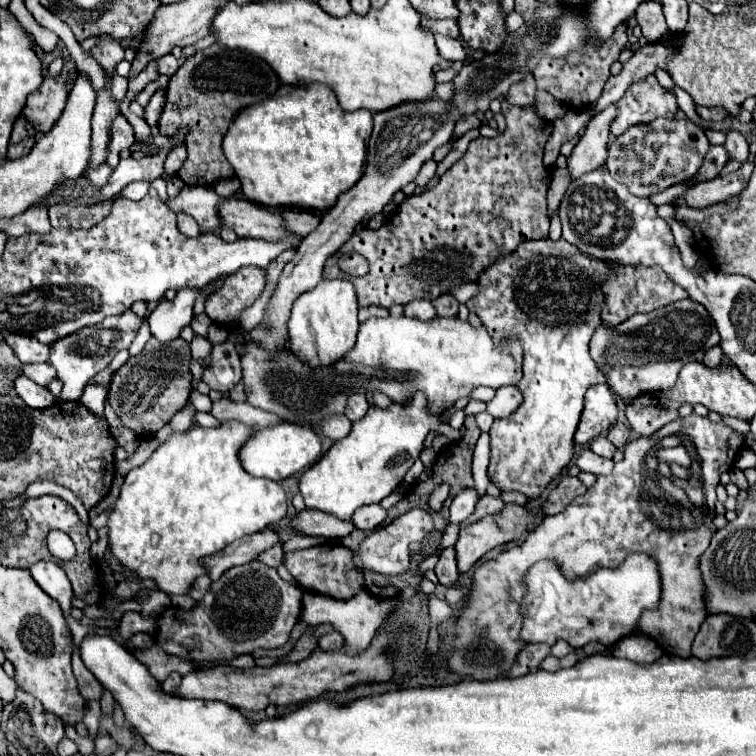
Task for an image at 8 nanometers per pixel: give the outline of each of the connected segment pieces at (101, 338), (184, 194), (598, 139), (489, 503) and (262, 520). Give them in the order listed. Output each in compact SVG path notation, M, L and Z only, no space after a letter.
M126 310L124 314L110 316L110 318L102 320L100 324L86 326L74 334L64 336L62 340L56 340L54 344L50 344L48 364L56 370L56 378L62 382L62 392L60 392L58 400L78 402L84 388L88 386L88 382L112 362L112 358L116 356L118 350L130 346L130 342L136 336L136 330L140 328L140 322L142 322L142 318L138 318L132 310Z
M184 186L178 196L166 198L166 206L172 208L174 214L192 216L202 230L216 230L220 226L218 220L218 200L220 196L214 188L208 186Z
M610 104L600 114L592 118L592 122L586 126L584 136L574 146L570 158L568 158L568 170L570 176L580 176L582 172L590 172L598 168L598 164L604 164L608 158L608 136L610 136L610 124L618 114L618 104Z
M486 494L486 496L482 496L482 500L478 502L478 508L474 510L474 514L472 514L466 522L462 522L462 526L470 524L470 522L476 522L476 520L488 516L488 514L500 512L502 508L504 508L504 500L502 500L502 498L494 498L494 496L488 496L488 494Z
M238 420L222 422L216 428L192 426L186 432L172 432L172 436L160 444L142 466L130 470L108 520L110 548L120 564L134 570L140 578L156 580L158 588L166 594L186 594L192 584L188 580L207 573L200 558L212 556L226 544L280 522L286 516L286 492L280 482L256 478L240 464L240 448L254 436L254 432L252 426Z

